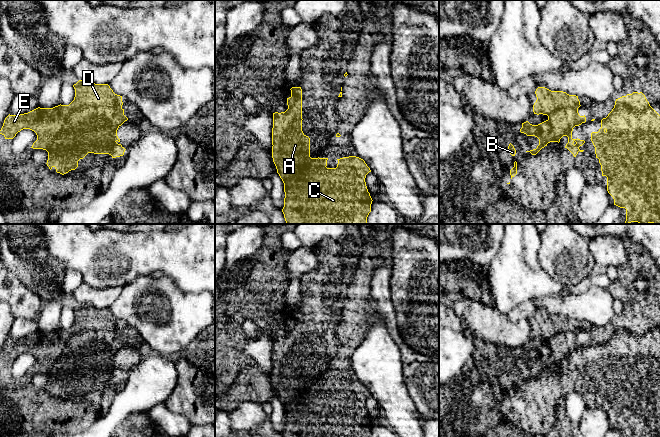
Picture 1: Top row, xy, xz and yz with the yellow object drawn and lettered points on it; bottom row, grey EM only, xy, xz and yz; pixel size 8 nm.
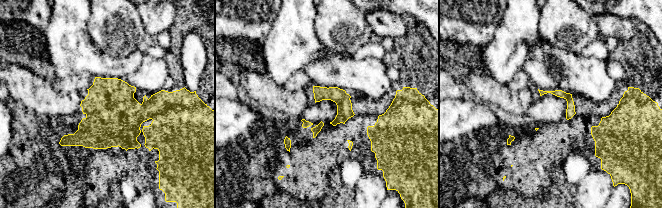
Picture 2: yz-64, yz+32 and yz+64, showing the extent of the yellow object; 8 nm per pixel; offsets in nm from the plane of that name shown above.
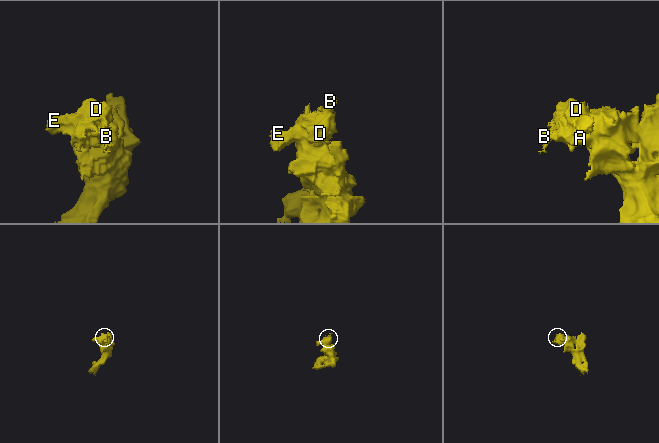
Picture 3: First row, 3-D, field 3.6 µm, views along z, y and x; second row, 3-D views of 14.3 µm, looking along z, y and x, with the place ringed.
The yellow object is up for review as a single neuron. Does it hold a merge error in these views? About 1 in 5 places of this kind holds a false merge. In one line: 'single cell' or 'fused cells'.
single cell

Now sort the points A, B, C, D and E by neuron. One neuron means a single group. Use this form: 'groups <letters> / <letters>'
groups A B C D E

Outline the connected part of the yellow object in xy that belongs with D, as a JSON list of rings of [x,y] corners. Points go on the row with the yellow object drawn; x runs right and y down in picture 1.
[[[79,80],[73,85],[75,89],[74,100],[69,105],[58,105],[53,108],[36,108],[28,113],[20,115],[8,115],[0,130],[5,139],[13,139],[18,132],[23,129],[30,129],[37,135],[37,140],[33,143],[33,149],[43,149],[48,152],[47,166],[51,170],[53,167],[57,173],[62,175],[78,167],[78,161],[83,159],[88,153],[109,154],[112,158],[124,155],[125,148],[119,143],[117,136],[118,128],[128,120],[122,108],[122,96],[113,92],[108,84],[95,84],[93,82]]]

